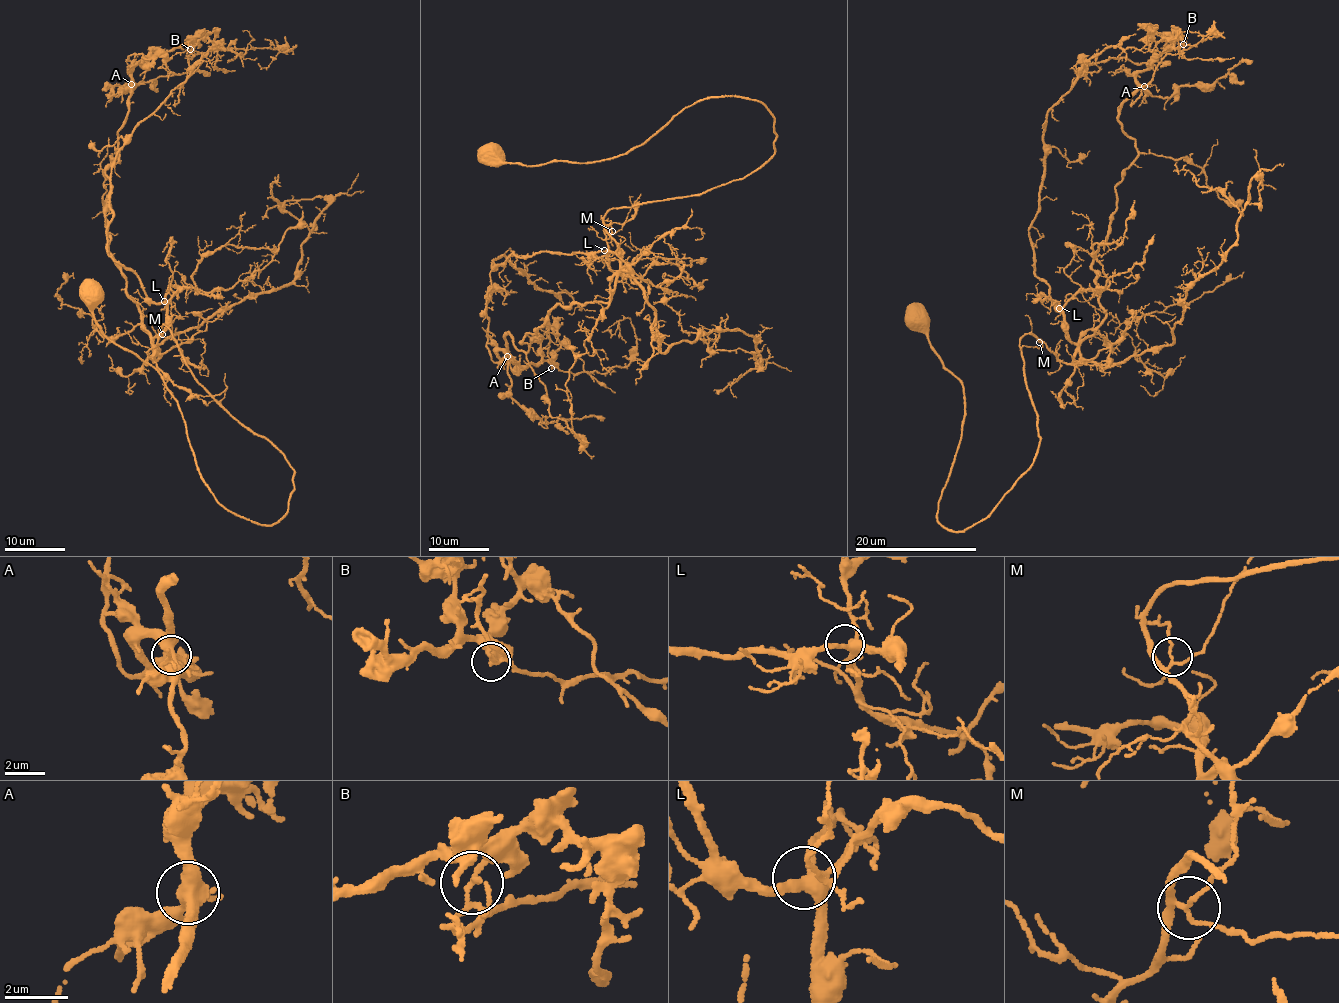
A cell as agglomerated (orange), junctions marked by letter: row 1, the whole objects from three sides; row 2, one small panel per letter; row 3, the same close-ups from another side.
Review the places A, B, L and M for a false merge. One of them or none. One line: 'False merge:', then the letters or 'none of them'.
False merge: B

